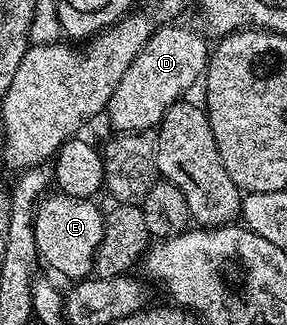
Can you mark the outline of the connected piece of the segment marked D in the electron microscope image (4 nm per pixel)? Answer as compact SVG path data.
M162 26L154 31L154 37L143 46L132 60L124 80L116 84L110 102L104 111L110 117L113 128L120 134L135 134L138 130L153 130L166 117L168 108L183 97L194 81L203 77L208 61L206 42L190 26Z

